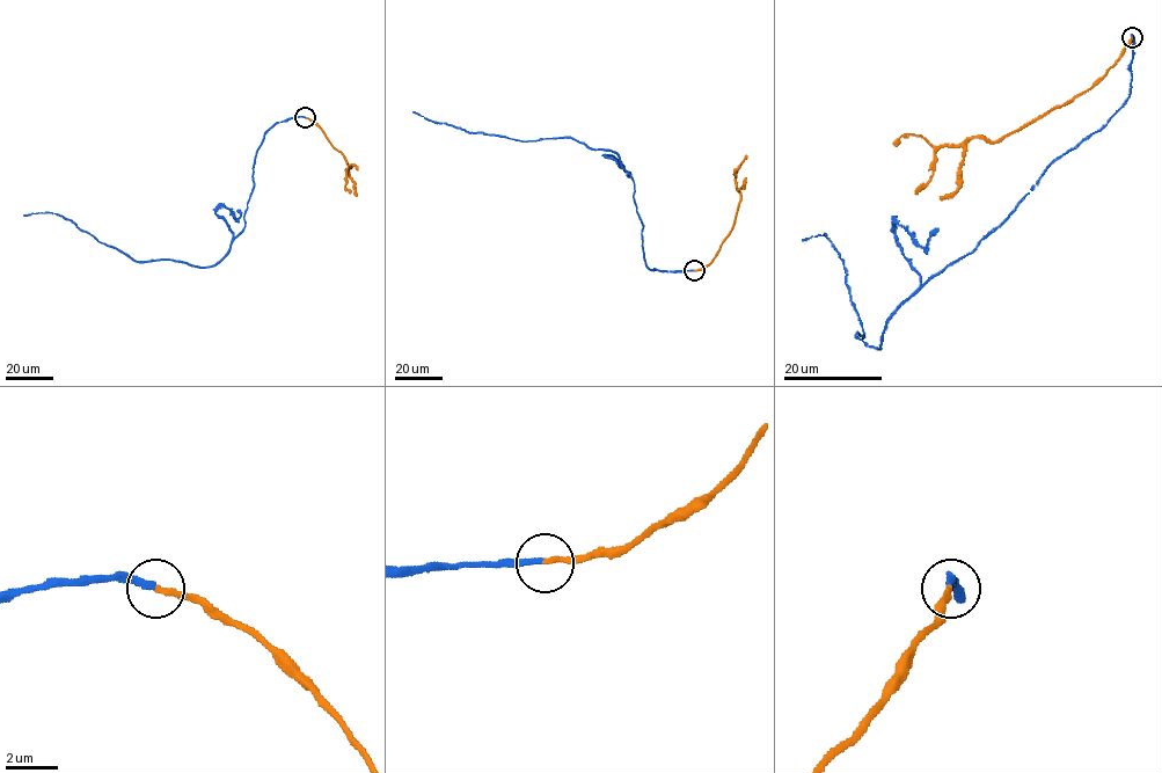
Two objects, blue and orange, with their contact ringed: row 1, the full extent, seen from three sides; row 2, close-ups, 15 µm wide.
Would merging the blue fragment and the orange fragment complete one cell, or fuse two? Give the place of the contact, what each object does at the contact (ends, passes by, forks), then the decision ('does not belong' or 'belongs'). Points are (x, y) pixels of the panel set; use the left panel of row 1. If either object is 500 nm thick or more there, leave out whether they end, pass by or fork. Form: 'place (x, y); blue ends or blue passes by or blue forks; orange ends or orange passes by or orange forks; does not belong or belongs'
place (305, 117); blue ends; orange ends; belongs

